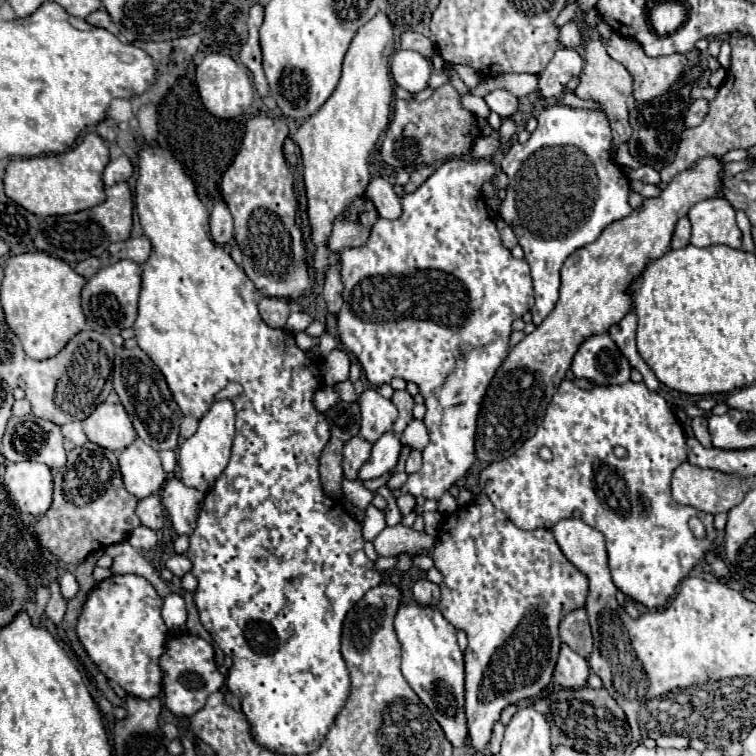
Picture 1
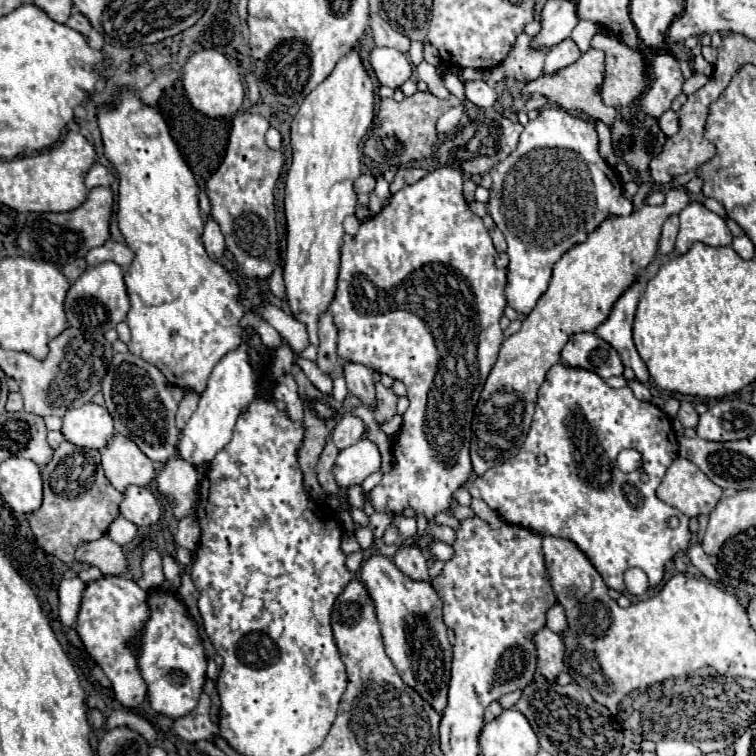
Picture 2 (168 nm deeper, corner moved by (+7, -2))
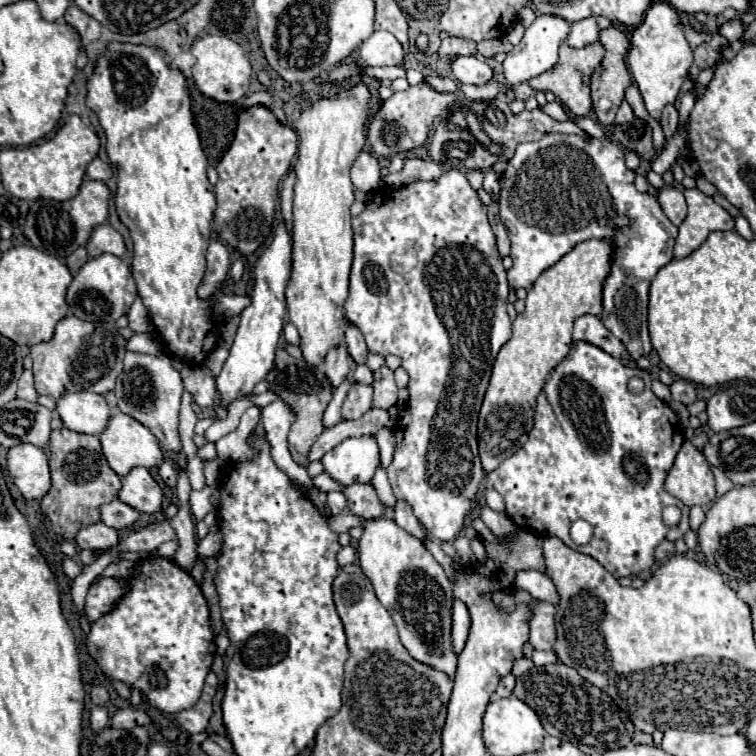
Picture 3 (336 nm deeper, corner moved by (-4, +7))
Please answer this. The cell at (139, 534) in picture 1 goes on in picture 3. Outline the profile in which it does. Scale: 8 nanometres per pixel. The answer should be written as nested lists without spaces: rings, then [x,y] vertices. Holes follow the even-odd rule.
[[[115,498],[115,500],[99,506],[99,516],[101,516],[103,524],[117,528],[117,530],[123,530],[139,518],[139,512],[127,504],[123,504],[119,498]]]

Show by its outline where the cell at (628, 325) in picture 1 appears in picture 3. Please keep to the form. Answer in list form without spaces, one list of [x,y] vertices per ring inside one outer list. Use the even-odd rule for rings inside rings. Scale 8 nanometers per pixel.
[[[551,134],[543,136],[537,142],[517,146],[515,156],[509,160],[501,176],[499,192],[499,216],[507,228],[513,248],[513,270],[509,270],[507,274],[509,286],[513,288],[529,290],[543,270],[553,266],[561,258],[561,254],[567,254],[583,240],[599,238],[611,242],[611,272],[603,282],[601,320],[623,342],[631,360],[639,360],[641,356],[649,356],[651,352],[651,342],[647,334],[649,284],[659,272],[659,268],[673,260],[673,244],[677,238],[677,226],[669,222],[659,202],[651,194],[641,194],[635,188],[635,176],[637,172],[625,166],[623,148],[577,146],[575,136]]]

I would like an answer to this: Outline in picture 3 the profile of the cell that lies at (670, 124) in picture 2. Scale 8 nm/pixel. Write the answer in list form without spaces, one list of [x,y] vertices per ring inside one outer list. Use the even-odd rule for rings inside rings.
[[[667,108],[667,110],[663,110],[661,126],[663,126],[665,138],[669,138],[669,136],[675,134],[675,130],[677,130],[677,110],[675,110],[675,108]]]

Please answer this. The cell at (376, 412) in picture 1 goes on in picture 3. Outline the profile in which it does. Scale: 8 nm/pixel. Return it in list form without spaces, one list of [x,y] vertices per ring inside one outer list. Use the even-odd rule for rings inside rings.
[[[349,324],[347,330],[345,330],[345,348],[347,348],[347,352],[351,354],[351,358],[353,358],[357,364],[365,364],[369,352],[367,352],[363,334],[359,332],[359,328],[357,328],[355,324]]]

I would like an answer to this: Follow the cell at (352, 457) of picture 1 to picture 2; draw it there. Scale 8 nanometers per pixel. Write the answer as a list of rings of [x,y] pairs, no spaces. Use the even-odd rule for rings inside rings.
[[[344,415],[344,419],[336,425],[334,433],[332,433],[332,441],[334,445],[338,447],[338,451],[358,443],[362,439],[362,433],[364,433],[364,423],[362,419],[354,417],[354,415]]]

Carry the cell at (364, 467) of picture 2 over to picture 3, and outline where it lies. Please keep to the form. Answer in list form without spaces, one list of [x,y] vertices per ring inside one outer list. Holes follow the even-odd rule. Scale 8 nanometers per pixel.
[[[373,436],[347,438],[329,450],[321,458],[321,464],[325,474],[339,484],[365,484],[371,482],[379,466],[379,446]]]

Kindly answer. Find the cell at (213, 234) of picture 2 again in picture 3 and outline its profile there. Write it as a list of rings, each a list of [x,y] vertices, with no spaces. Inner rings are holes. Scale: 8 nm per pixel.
[[[213,240],[207,248],[207,270],[197,288],[199,298],[211,298],[215,290],[223,284],[229,272],[229,252],[221,240]]]

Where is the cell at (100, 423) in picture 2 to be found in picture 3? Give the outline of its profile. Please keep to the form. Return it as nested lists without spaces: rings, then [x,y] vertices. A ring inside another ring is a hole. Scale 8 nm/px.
[[[63,392],[57,400],[57,412],[65,428],[83,434],[99,434],[111,418],[111,408],[101,394]]]

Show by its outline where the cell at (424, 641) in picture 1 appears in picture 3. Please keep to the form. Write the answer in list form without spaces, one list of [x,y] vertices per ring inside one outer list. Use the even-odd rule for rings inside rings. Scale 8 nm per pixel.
[[[387,516],[361,518],[361,528],[363,534],[357,544],[359,566],[371,580],[379,602],[395,620],[403,646],[415,660],[455,676],[457,656],[451,652],[449,642],[453,588],[443,568],[421,540],[411,536]]]

